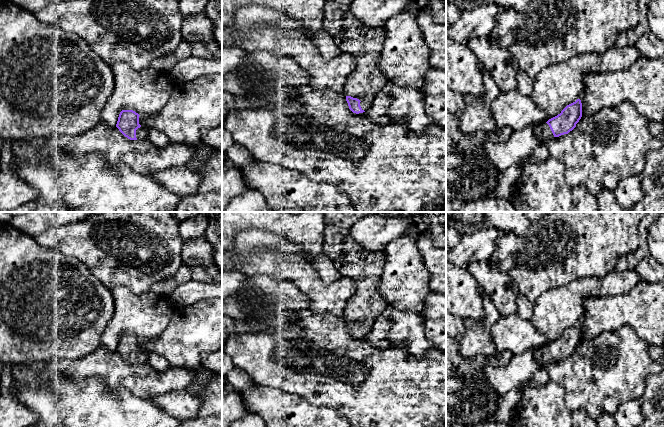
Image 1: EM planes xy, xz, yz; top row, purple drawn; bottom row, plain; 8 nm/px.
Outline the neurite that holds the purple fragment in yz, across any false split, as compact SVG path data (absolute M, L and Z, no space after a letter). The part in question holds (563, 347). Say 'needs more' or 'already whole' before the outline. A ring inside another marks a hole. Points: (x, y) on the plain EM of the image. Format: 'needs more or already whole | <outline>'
needs more | M580 323L567 329L560 338L549 343L546 347L535 350L538 363L546 368L551 362L568 358L582 341L582 327Z

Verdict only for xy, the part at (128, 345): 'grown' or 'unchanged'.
grown

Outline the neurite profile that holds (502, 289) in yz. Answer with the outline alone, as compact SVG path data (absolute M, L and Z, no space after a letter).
M486 260L471 263L467 269L477 281L479 288L492 299L501 317L516 312L516 299L519 294L517 284L499 265L493 266L490 260Z

